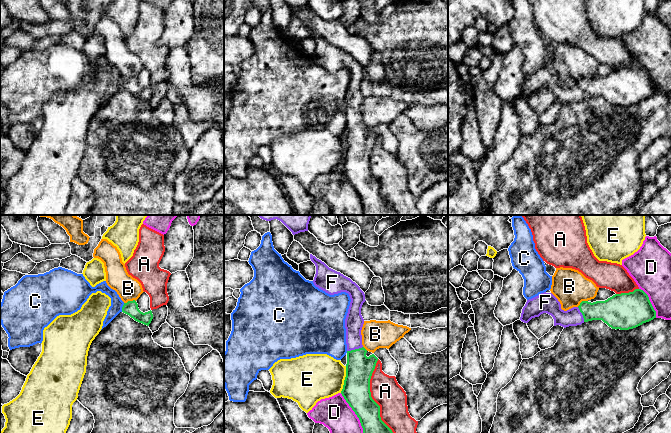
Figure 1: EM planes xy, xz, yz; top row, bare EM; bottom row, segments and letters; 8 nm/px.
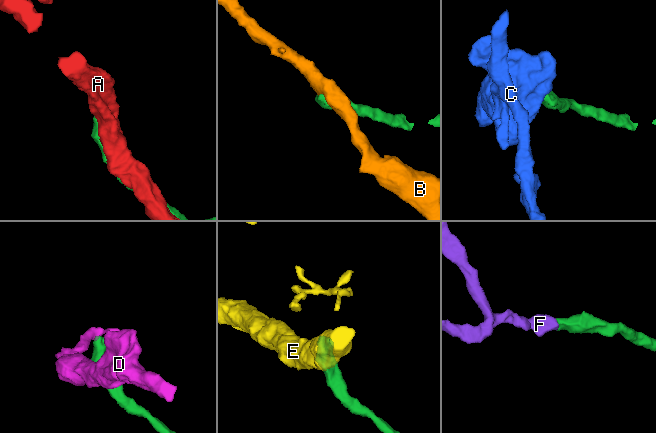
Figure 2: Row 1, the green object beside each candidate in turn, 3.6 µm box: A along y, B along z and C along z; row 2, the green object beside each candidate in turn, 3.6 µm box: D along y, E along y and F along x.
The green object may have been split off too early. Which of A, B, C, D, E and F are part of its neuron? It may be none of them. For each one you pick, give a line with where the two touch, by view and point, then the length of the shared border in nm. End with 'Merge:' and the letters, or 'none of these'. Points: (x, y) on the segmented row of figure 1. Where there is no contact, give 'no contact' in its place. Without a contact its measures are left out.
F: meets green in xz at (355, 349); contact 130 nm long
Merge: F

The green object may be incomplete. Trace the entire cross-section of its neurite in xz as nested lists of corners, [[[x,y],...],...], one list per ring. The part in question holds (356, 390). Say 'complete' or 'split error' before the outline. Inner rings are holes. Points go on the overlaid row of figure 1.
split error | [[[312,254],[310,259],[316,266],[313,280],[316,287],[330,295],[346,292],[351,299],[345,319],[347,364],[341,394],[359,418],[363,433],[393,433],[381,420],[380,406],[371,397],[370,379],[378,358],[374,354],[367,357],[362,345],[361,308],[366,301],[365,294],[350,278],[329,268]]]

